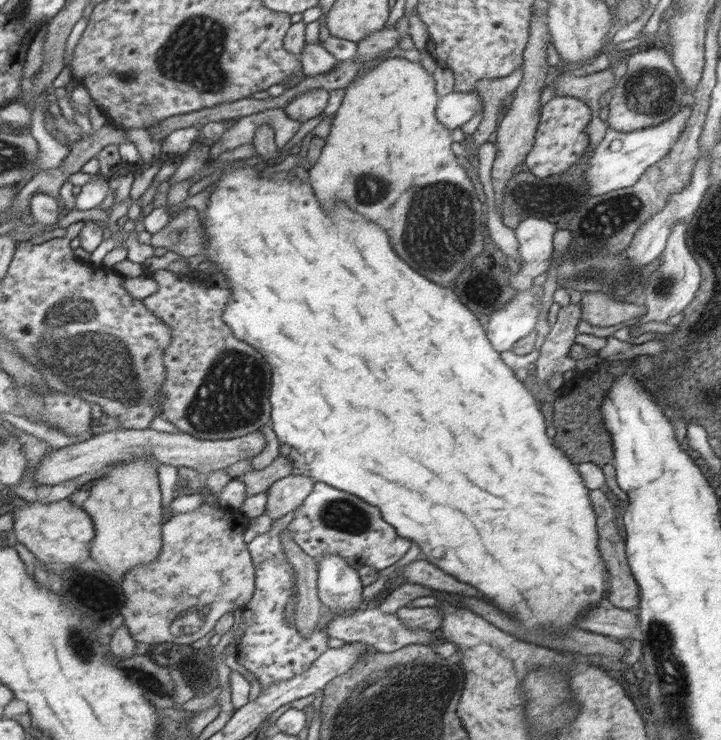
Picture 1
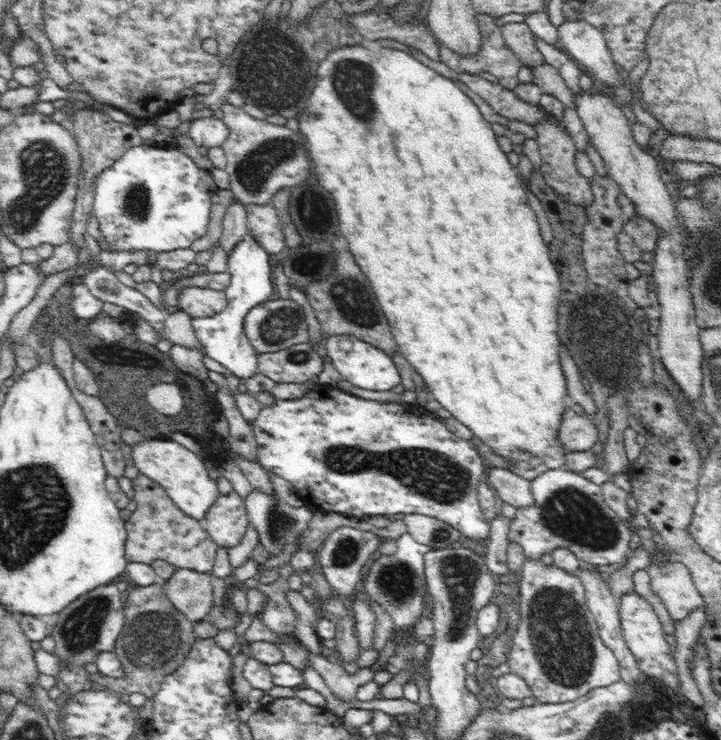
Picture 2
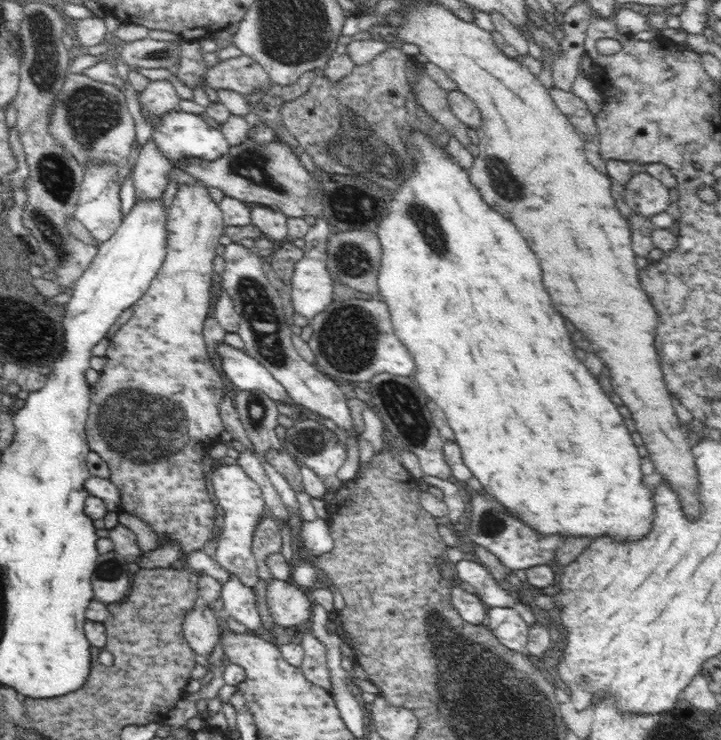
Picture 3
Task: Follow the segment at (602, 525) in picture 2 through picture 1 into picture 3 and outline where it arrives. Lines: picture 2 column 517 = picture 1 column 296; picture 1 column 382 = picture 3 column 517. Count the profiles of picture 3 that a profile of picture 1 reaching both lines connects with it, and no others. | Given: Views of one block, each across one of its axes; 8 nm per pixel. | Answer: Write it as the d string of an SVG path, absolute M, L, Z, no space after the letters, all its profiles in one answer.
M482 491L474 493L471 498L472 516L468 524L468 536L476 545L483 546L500 559L500 562L510 570L527 569L533 566L546 565L553 560L555 550L562 545L562 535L544 536L538 531L522 524L518 517L512 517L510 510L502 506L492 497Z

